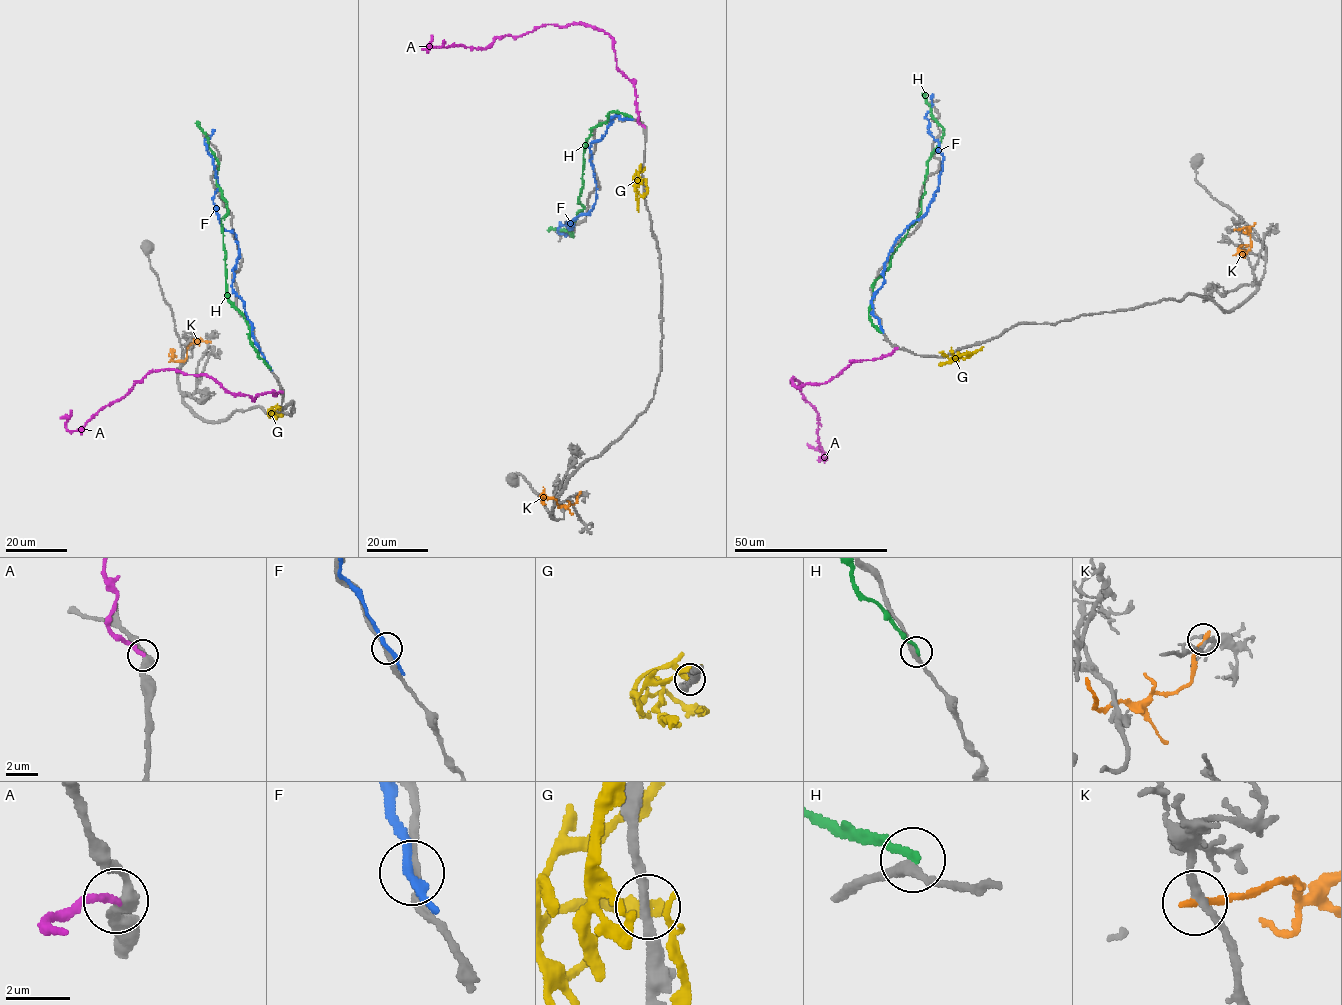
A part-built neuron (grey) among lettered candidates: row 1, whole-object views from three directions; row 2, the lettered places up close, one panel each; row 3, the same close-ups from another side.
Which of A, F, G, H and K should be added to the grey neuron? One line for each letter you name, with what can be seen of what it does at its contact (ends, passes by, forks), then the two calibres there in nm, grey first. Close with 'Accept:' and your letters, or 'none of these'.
A: it ends; calibres 360 and 240 nm
Accept: A

